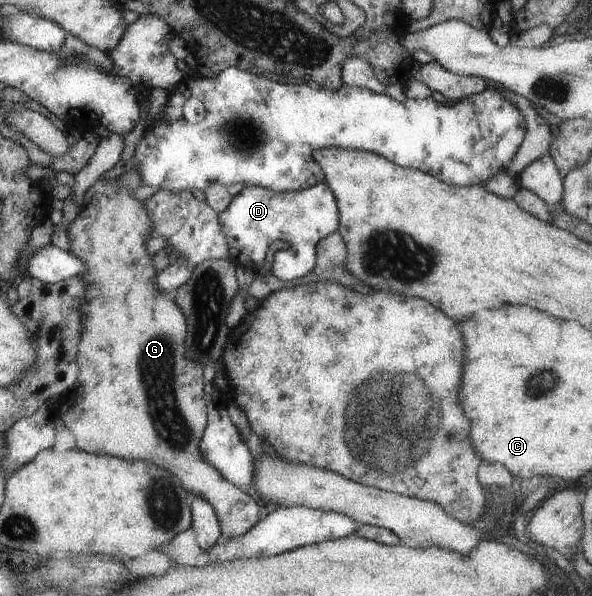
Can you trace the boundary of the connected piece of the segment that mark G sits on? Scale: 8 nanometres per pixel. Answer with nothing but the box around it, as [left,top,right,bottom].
[55,177,259,537]

